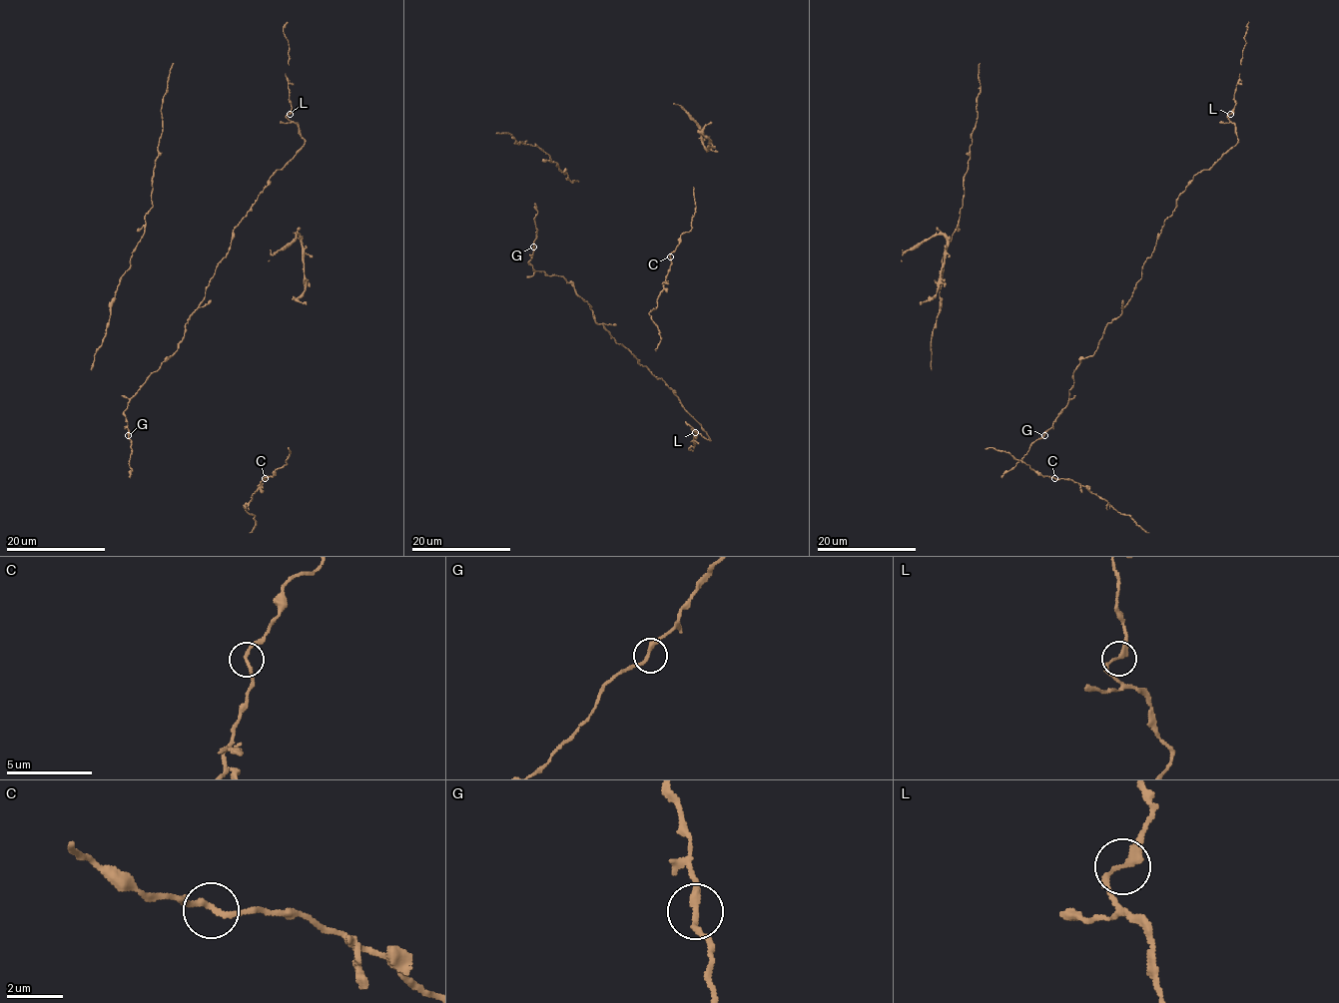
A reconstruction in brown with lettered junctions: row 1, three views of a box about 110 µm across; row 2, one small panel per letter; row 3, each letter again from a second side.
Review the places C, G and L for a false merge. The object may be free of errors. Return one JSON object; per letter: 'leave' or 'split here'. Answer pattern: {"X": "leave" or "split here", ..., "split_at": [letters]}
{"C": "leave", "G": "leave", "L": "leave", "split_at": []}

